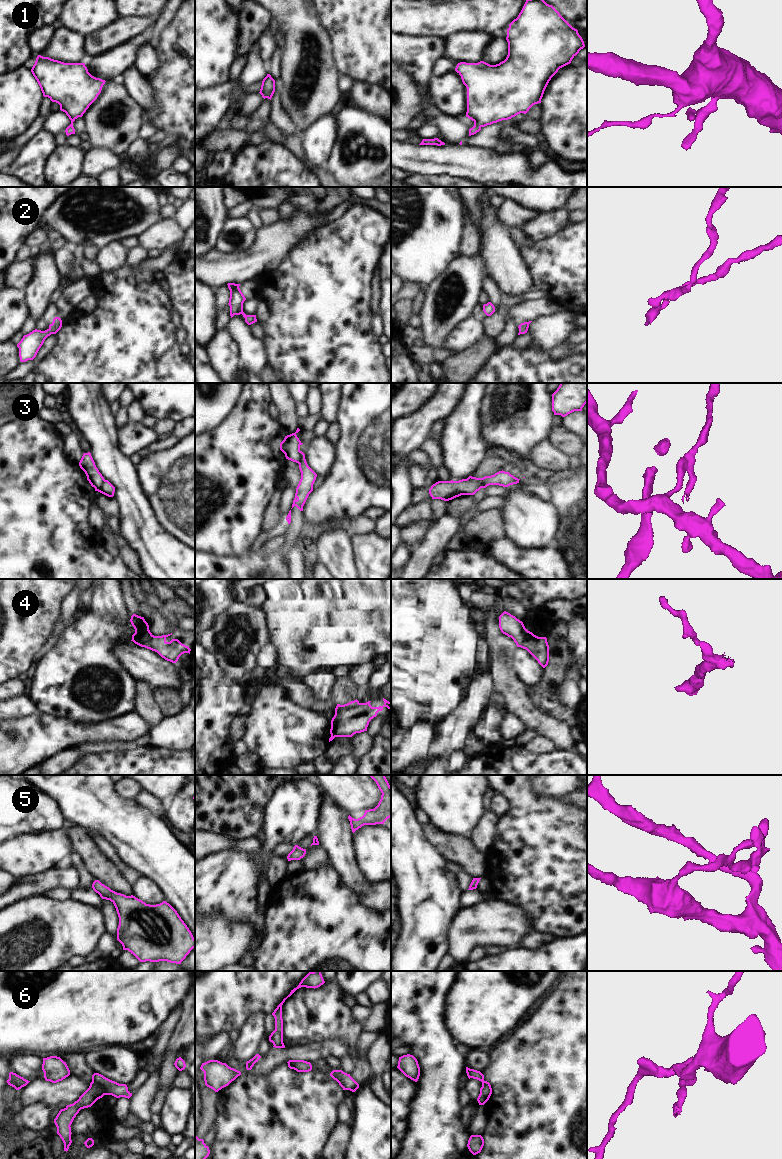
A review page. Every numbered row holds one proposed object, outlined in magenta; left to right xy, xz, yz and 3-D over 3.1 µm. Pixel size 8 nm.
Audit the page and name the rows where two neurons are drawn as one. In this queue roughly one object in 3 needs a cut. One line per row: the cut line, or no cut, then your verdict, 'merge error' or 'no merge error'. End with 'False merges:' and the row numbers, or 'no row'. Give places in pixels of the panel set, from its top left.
1: cut none; no merge error
2: cut none; no merge error
3: cut xz (300, 451), (300, 461), (298, 463); merge error
4: cut xz (359, 703), (335, 713); merge error
5: cut none; no merge error
6: cut xy (92, 1080), (103, 1087), (105, 1094); merge error
False merges: 3, 4, 6

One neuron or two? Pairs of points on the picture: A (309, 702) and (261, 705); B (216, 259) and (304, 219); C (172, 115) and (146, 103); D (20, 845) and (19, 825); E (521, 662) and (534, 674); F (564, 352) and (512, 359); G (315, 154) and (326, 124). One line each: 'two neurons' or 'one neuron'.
A: two neurons
B: one neuron
C: two neurons
D: two neurons
E: one neuron
F: two neurons
G: one neuron

